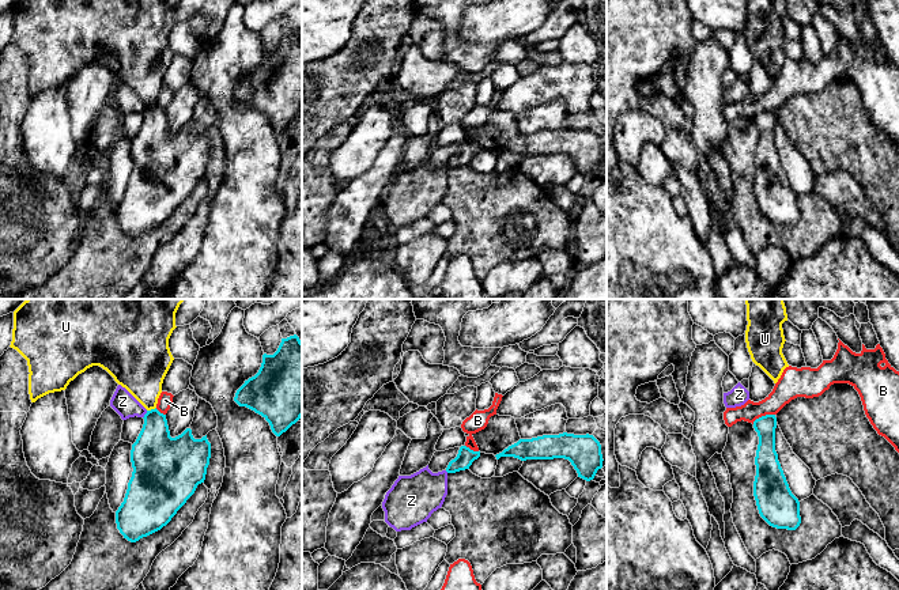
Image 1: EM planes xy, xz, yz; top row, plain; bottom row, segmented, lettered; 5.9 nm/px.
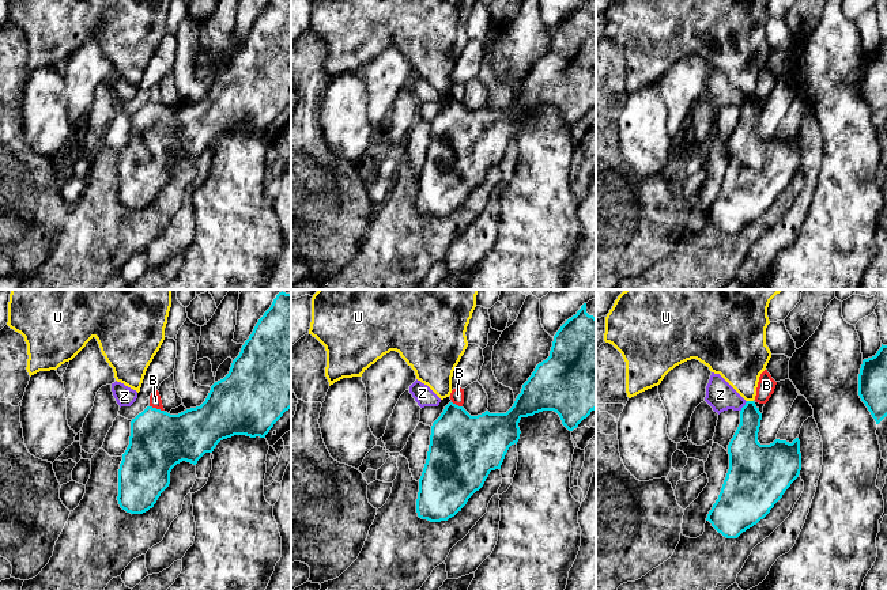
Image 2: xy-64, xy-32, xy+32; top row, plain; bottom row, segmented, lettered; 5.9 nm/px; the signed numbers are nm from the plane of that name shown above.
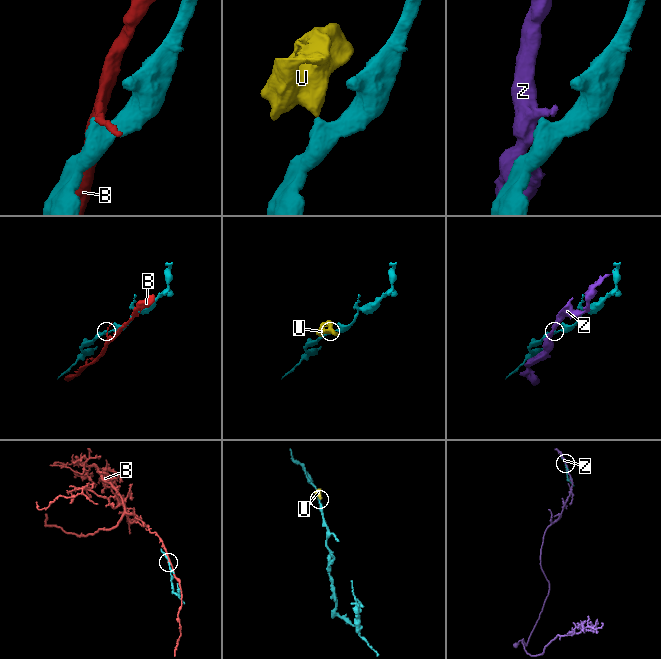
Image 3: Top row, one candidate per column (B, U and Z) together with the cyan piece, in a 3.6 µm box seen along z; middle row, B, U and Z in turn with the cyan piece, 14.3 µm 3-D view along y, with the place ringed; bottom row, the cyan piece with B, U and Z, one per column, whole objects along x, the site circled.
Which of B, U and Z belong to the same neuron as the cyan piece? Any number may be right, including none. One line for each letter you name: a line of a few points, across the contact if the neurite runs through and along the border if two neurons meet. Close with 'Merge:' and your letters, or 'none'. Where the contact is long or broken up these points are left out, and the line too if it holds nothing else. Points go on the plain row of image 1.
Merge: none

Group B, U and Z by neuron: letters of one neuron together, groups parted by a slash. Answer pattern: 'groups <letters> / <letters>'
groups B / U / Z

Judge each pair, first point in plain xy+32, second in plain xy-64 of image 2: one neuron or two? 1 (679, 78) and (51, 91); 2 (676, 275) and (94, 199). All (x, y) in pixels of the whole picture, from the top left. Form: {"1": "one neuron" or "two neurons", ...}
{"1": "two neurons", "2": "one neuron"}

